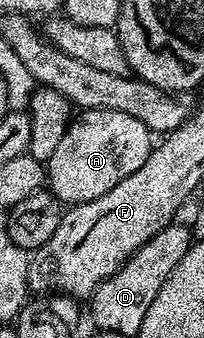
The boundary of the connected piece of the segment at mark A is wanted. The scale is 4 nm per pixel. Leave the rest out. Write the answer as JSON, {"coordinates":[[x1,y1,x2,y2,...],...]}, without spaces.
{"coordinates":[[109,109,83,110,69,125,66,135,62,135,58,148,46,163,47,188,68,207,98,199,110,187,118,187,126,175,134,175,146,163,153,148,153,134,131,115]]}

